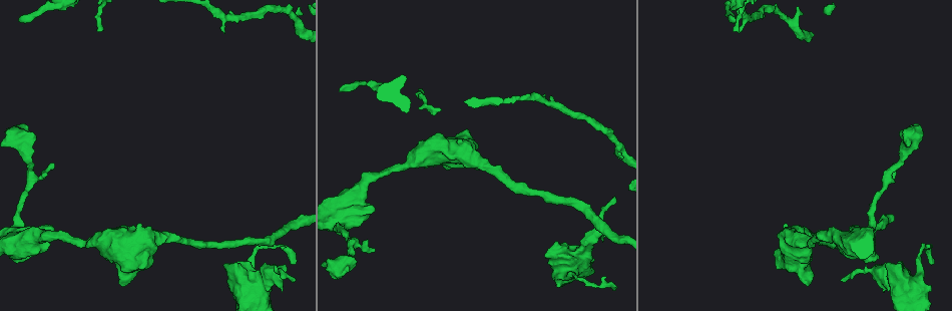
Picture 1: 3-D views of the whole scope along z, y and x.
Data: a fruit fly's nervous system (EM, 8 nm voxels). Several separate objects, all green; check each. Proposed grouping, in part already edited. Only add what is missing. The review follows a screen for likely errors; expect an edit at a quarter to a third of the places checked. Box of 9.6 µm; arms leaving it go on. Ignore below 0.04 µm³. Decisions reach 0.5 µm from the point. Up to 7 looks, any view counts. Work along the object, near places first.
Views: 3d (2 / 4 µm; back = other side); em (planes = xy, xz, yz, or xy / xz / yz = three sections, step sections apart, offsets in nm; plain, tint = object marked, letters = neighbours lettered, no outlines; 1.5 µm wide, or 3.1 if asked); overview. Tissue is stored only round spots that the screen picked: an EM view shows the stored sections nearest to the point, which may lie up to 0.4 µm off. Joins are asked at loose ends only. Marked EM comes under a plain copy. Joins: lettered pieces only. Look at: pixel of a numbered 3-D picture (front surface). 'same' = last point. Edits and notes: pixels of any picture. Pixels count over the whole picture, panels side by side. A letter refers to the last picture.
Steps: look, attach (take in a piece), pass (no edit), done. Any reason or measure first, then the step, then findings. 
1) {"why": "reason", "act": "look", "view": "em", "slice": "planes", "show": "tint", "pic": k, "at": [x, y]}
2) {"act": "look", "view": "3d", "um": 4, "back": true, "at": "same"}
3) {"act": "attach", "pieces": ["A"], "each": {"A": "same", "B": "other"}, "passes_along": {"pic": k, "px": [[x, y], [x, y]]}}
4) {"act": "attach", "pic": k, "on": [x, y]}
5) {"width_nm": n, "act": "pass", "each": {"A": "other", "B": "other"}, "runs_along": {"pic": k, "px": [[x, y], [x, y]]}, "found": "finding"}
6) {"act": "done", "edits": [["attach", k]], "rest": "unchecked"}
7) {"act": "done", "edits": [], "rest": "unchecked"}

{"why": "thin end", "act": "look", "view": "em", "slice": "planes", "show": "tint", "pic": 1, "at": [293, 263]}

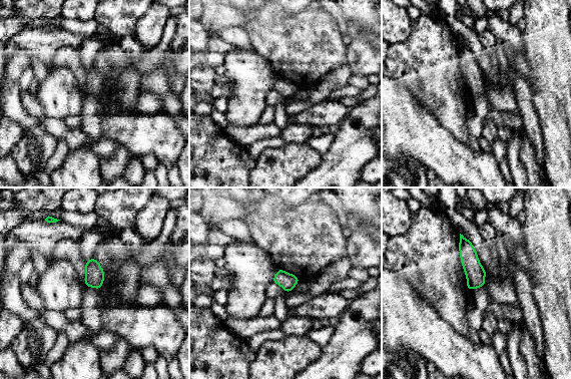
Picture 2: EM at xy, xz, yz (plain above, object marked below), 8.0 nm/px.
{"act": "look", "view": "em", "slice": "planes", "show": "letters", "at": "same"}

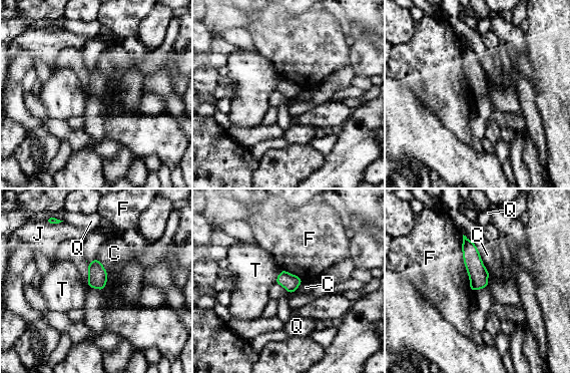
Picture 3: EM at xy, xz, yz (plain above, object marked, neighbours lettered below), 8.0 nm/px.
{"width_nm": 140, "act": "pass", "each": {"C": "other", "F": "other", "J": "other", "Q": "other", "T": "other"}, "found": "none of them fits"}

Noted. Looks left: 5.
{"why": "free end", "act": "look", "view": "em", "slice": "planes", "show": "letters", "pic": 1, "at": [20, 123]}

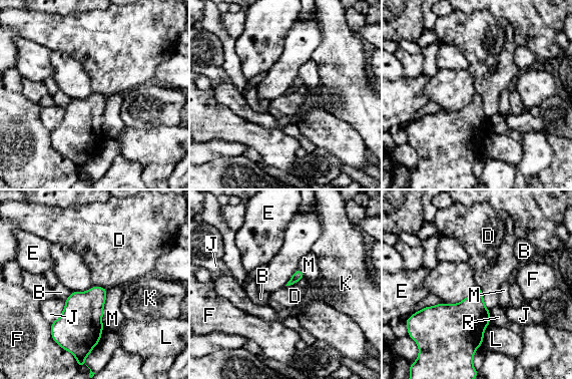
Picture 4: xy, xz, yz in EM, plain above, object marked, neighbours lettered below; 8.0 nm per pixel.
{"act": "pass", "each": {"B": "other", "D": "other", "E": "other", "F": "other", "J": "other", "K": "other", "L": "other", "M": "other", "R": "other"}, "border": {"pic": 4, "px": [[477, 285], [489, 311]]}, "found": "no lettered piece goes on from it"}

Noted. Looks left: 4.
{"act": "look", "view": "3d", "um": 4, "pic": 1, "at": [339, 90]}

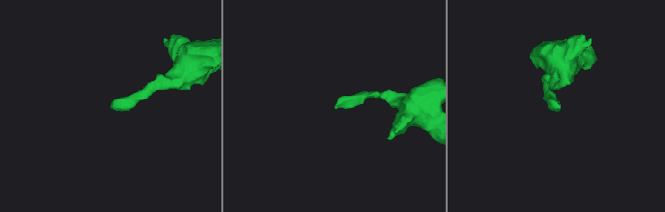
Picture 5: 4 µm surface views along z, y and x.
{"why": "shape alone is not enough", "act": "look", "view": "em", "slice": "planes", "show": "letters", "pic": 5, "at": [336, 107]}

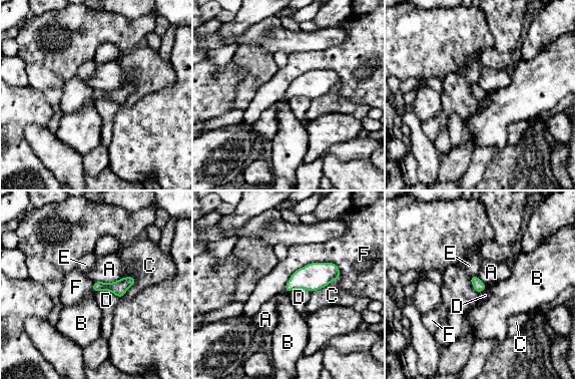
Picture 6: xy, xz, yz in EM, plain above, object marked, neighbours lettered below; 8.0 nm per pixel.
{"act": "pass", "each": {"A": "other", "B": "other", "C": "other", "D": "other", "E": "other", "F": "other"}, "found": "no lettered piece goes on from it"}

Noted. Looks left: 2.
{"act": "done", "edits": [], "rest": "unchecked"}

